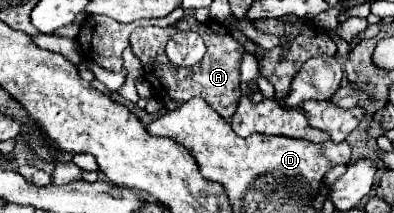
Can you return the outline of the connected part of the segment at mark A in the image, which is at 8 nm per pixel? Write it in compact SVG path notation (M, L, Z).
M209 20L207 24L195 22L193 30L197 30L205 44L207 44L207 54L203 60L191 68L185 66L175 66L169 62L165 54L165 44L167 44L167 28L159 26L141 26L135 28L131 34L131 50L133 54L143 62L143 78L151 84L153 96L167 106L169 110L175 110L179 104L185 104L189 98L203 98L213 110L217 110L225 120L229 120L239 104L241 90L239 90L239 58L243 52L243 46L233 40L229 30L223 28L221 22Z

